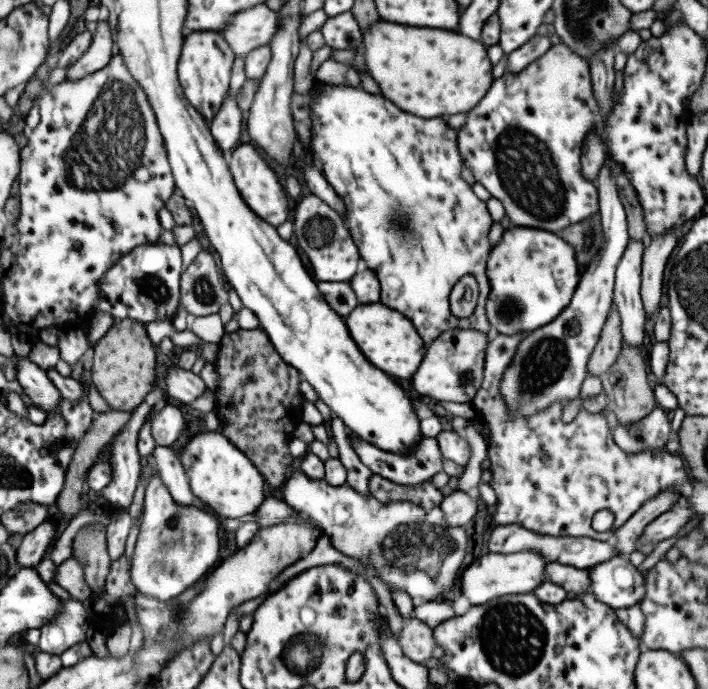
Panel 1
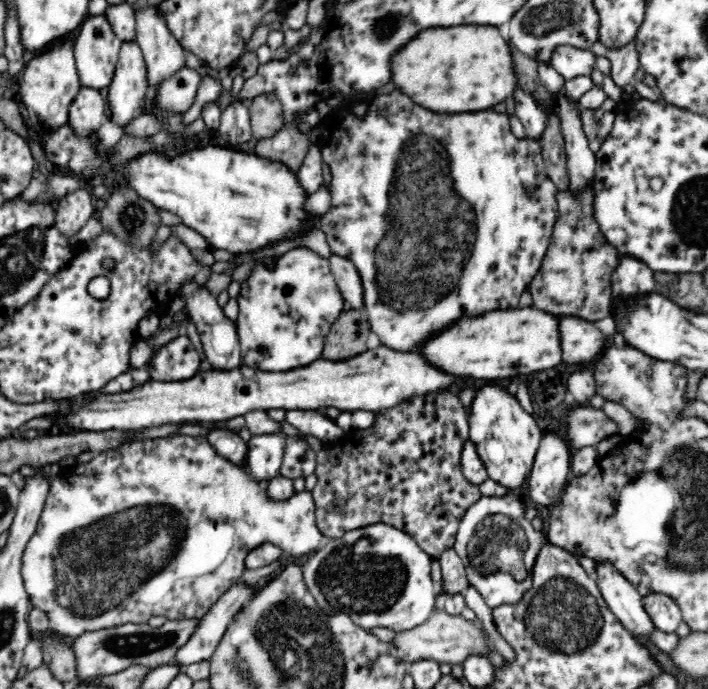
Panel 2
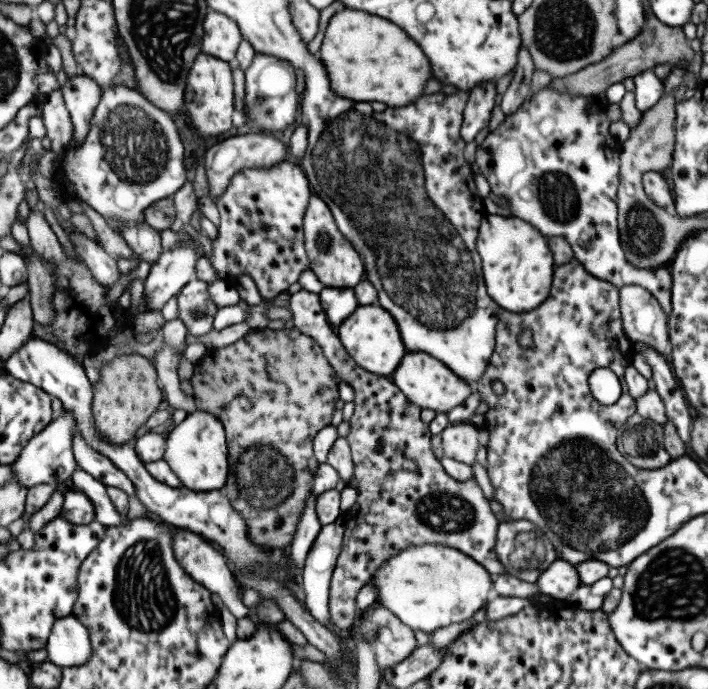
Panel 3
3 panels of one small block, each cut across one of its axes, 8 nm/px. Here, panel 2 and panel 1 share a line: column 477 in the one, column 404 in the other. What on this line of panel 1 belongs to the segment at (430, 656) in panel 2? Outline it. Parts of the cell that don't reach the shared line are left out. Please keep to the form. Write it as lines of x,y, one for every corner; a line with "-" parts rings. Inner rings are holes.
417,618
405,619
399,632
398,645
409,660
422,664
431,657
435,646
432,628

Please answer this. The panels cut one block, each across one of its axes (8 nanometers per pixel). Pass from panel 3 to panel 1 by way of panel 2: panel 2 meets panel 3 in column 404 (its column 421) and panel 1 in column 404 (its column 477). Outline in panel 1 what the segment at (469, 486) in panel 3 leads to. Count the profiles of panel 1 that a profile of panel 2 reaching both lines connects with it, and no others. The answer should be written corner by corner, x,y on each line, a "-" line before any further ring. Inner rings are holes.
374,476
369,479
369,493
380,504
409,501
425,510
439,507
443,494
435,488
429,479
415,485
394,484
390,480

